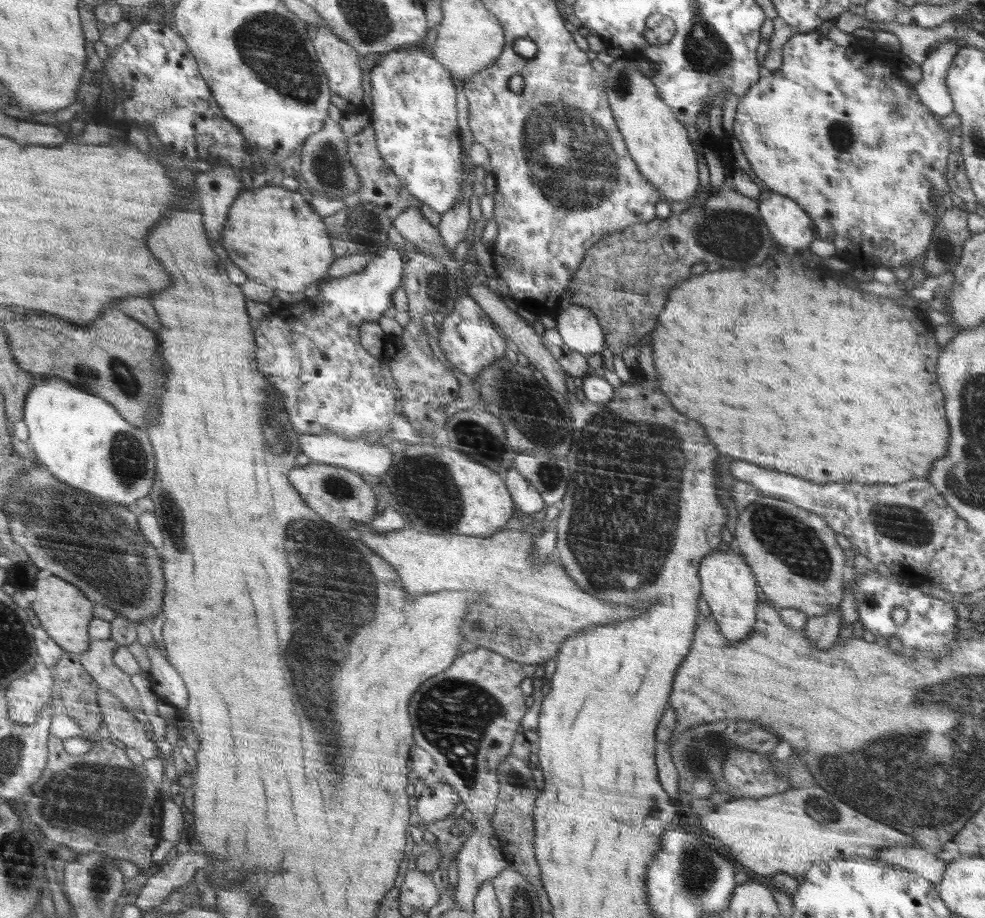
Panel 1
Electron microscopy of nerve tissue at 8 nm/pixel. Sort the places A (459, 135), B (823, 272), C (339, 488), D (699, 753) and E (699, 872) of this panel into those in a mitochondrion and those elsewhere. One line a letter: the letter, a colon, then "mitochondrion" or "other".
A: other
B: other
C: mitochondrion
D: mitochondrion
E: mitochondrion

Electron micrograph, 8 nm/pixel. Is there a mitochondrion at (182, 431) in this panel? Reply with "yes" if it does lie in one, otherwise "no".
no

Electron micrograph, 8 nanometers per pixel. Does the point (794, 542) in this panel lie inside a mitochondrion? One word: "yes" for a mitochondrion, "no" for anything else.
yes

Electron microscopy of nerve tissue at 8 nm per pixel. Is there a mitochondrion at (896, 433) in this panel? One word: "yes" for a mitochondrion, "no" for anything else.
no

